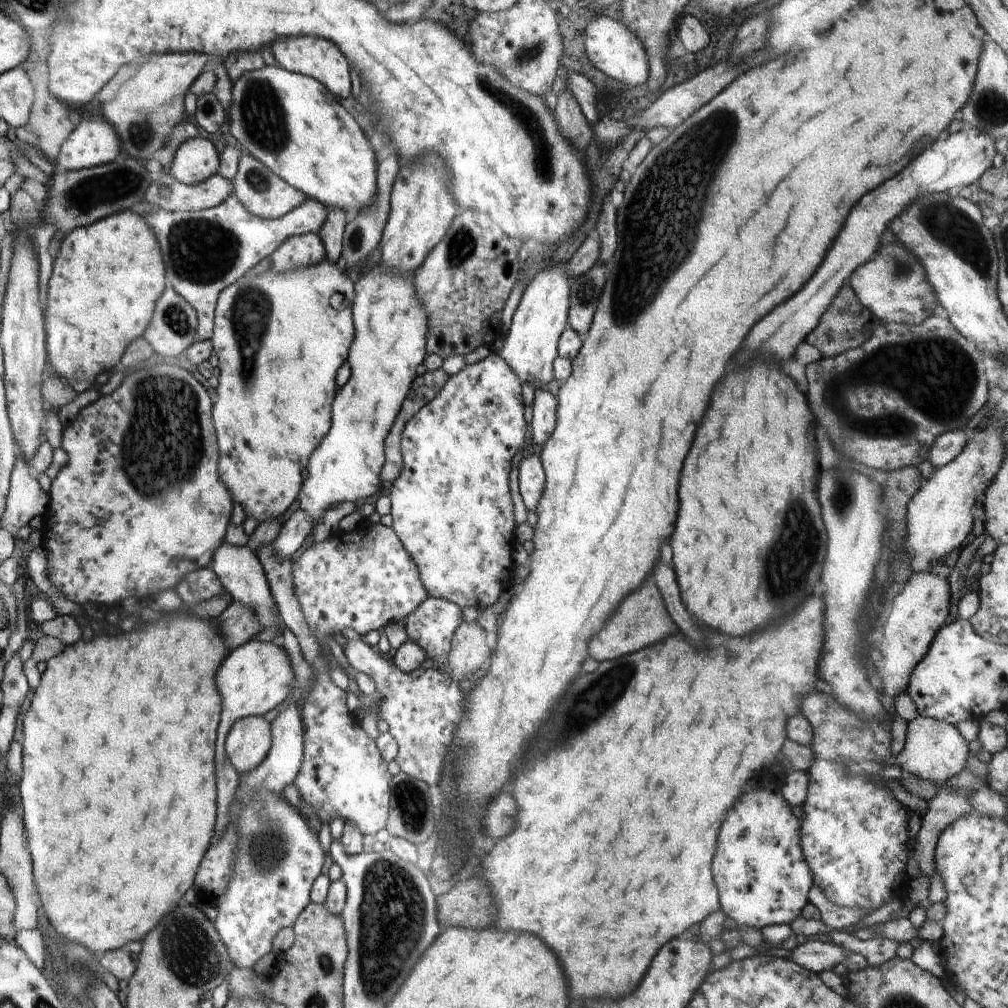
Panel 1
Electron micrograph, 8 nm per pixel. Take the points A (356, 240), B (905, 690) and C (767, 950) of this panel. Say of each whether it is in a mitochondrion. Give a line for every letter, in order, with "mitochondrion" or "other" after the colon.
A: mitochondrion
B: other
C: other

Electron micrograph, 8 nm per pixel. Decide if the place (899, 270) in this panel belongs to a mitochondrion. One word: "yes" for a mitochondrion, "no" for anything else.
yes

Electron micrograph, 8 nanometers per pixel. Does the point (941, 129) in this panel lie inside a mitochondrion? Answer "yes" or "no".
no

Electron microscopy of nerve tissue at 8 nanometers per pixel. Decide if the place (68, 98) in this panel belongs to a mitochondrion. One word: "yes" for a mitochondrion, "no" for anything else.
no

